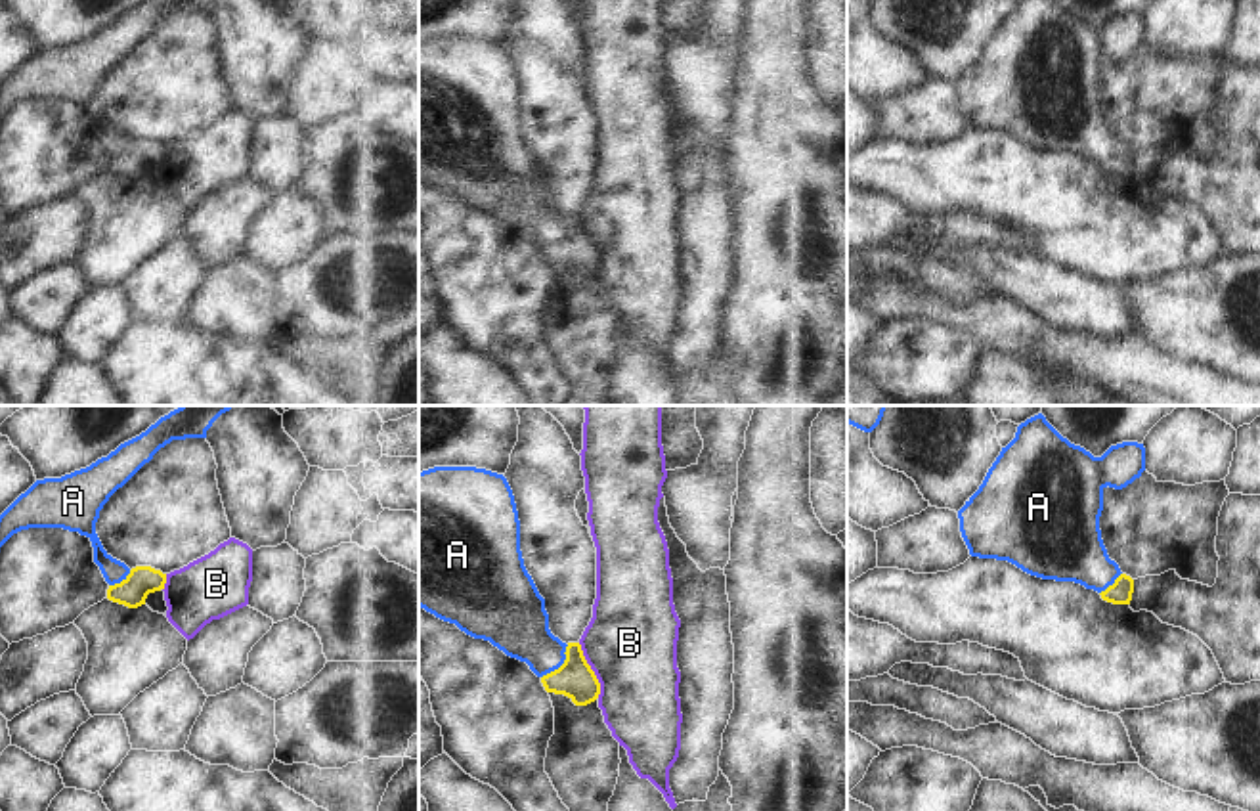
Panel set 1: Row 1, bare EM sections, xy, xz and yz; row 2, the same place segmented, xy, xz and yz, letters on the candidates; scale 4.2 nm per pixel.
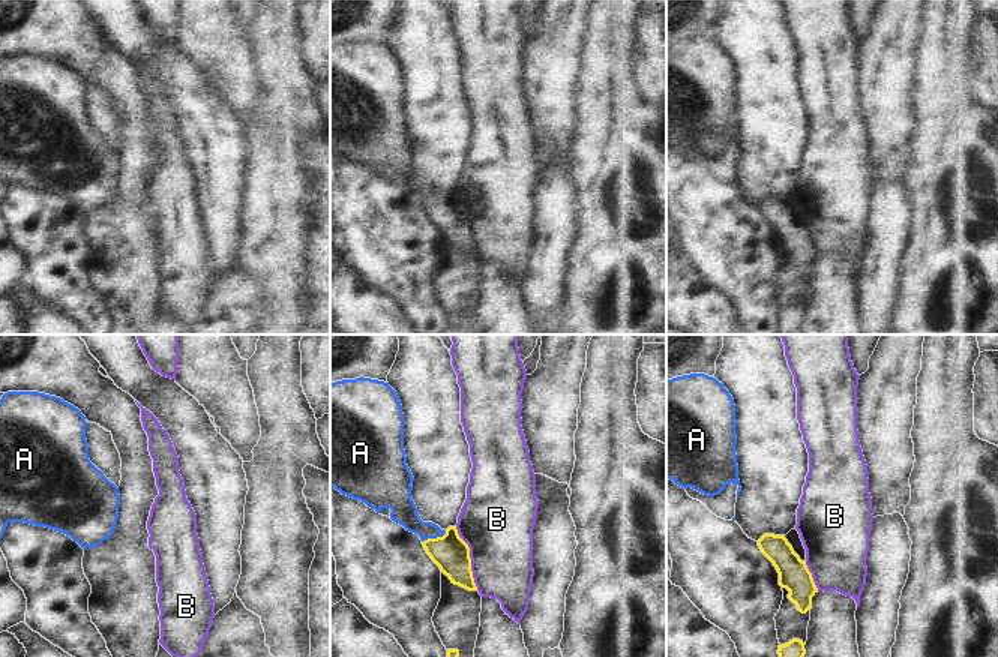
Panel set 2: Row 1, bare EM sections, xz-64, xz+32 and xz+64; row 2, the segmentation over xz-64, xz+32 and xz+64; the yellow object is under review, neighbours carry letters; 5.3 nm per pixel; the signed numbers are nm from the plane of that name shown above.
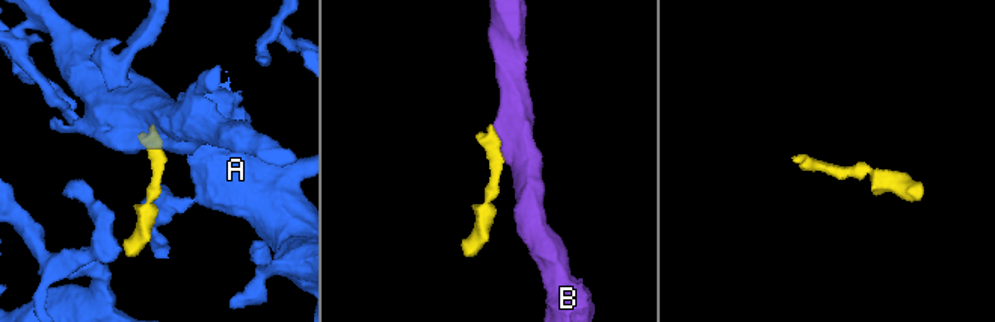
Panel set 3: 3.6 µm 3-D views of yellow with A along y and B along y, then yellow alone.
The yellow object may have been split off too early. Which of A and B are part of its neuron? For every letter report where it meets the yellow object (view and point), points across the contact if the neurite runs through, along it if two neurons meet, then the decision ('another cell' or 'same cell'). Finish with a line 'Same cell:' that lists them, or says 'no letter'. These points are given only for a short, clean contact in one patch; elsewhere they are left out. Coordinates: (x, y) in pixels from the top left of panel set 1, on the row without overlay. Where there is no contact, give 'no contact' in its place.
A: meets yellow in xz at (563, 236); runs through xz (576, 251), (563, 236), (519, 196); same cell
B: meets yellow in xz at (591, 241); border along xz (578, 215), (599, 255), (599, 268); another cell
Same cell: A

